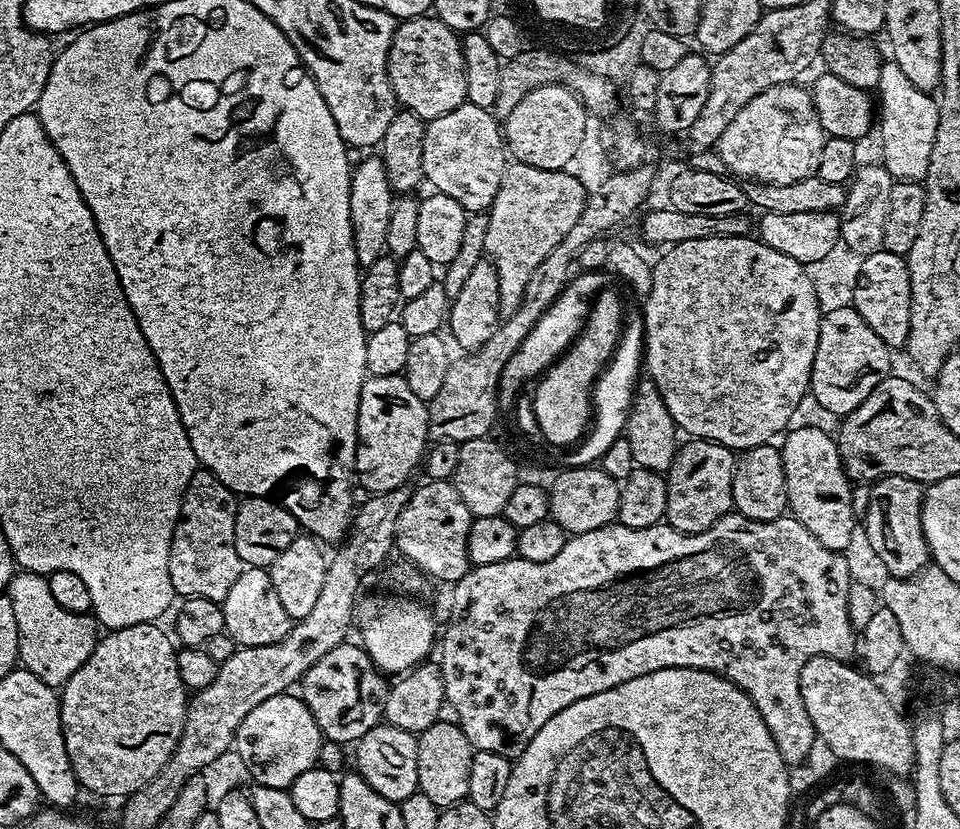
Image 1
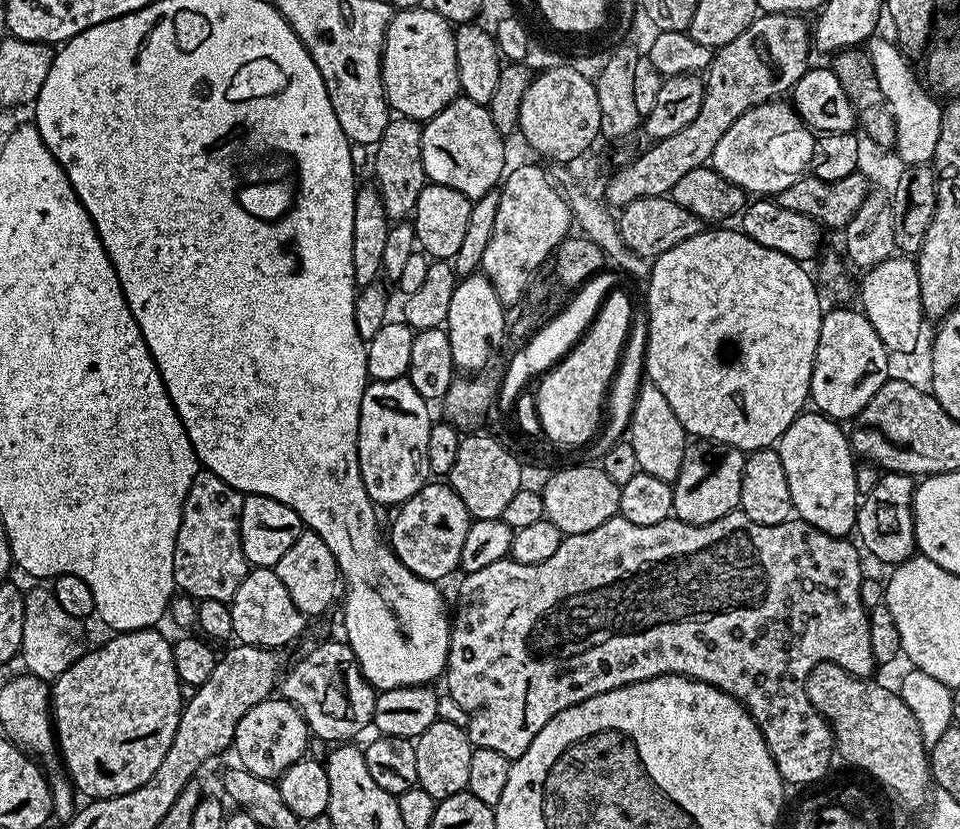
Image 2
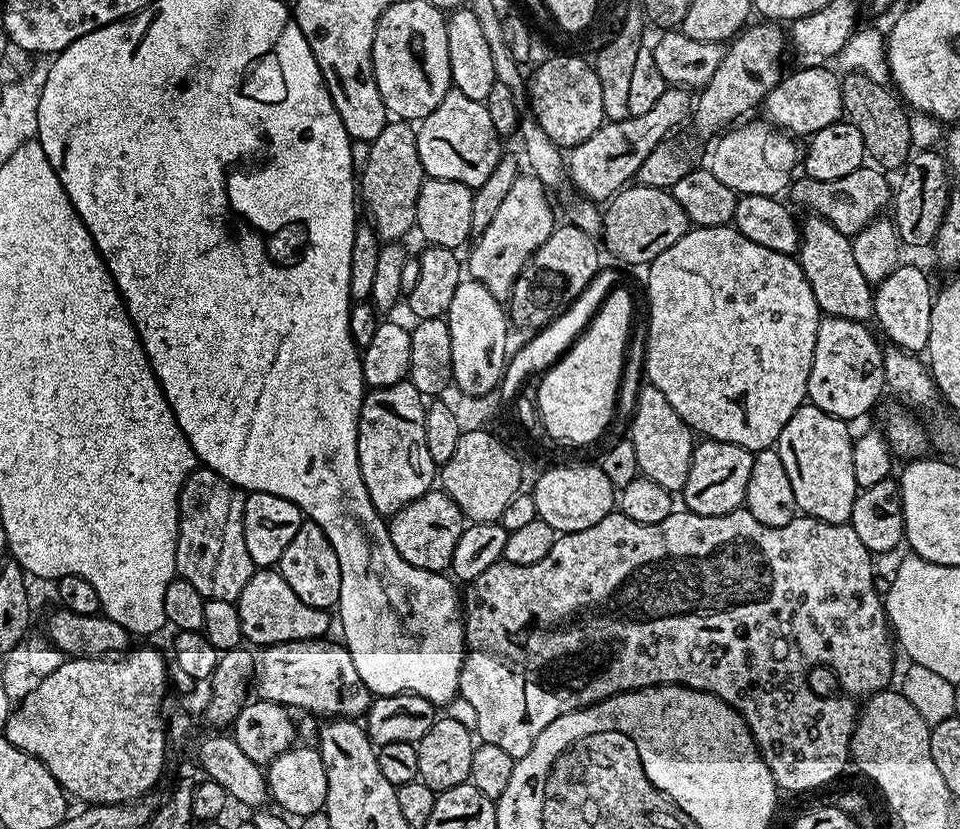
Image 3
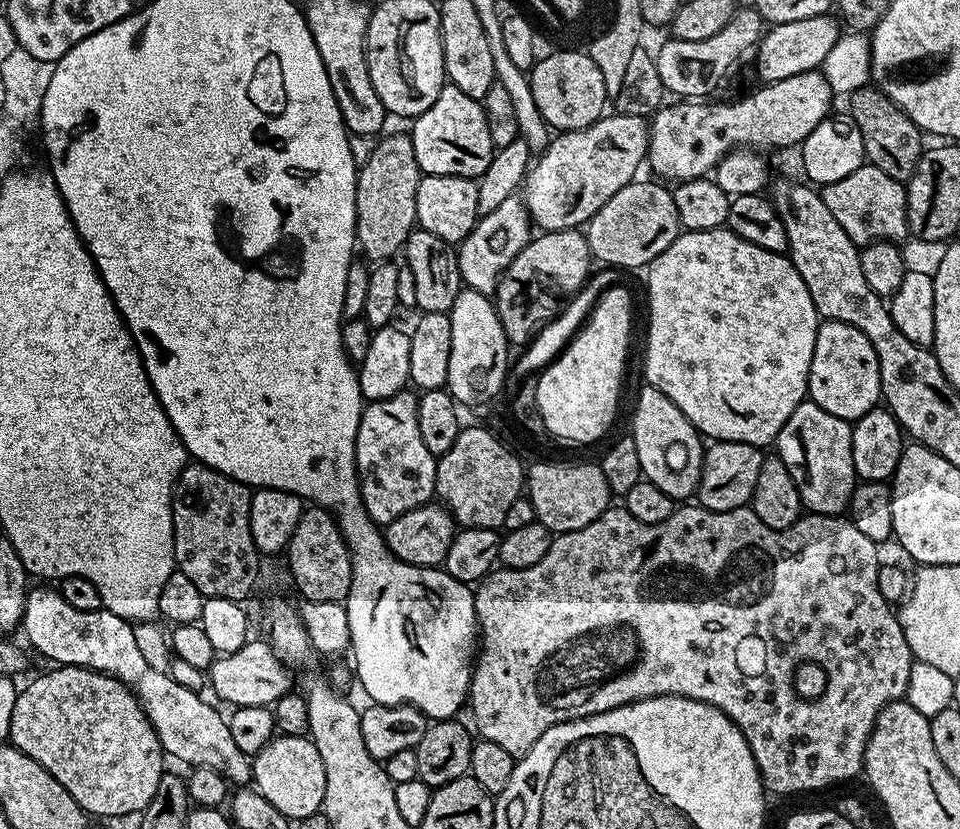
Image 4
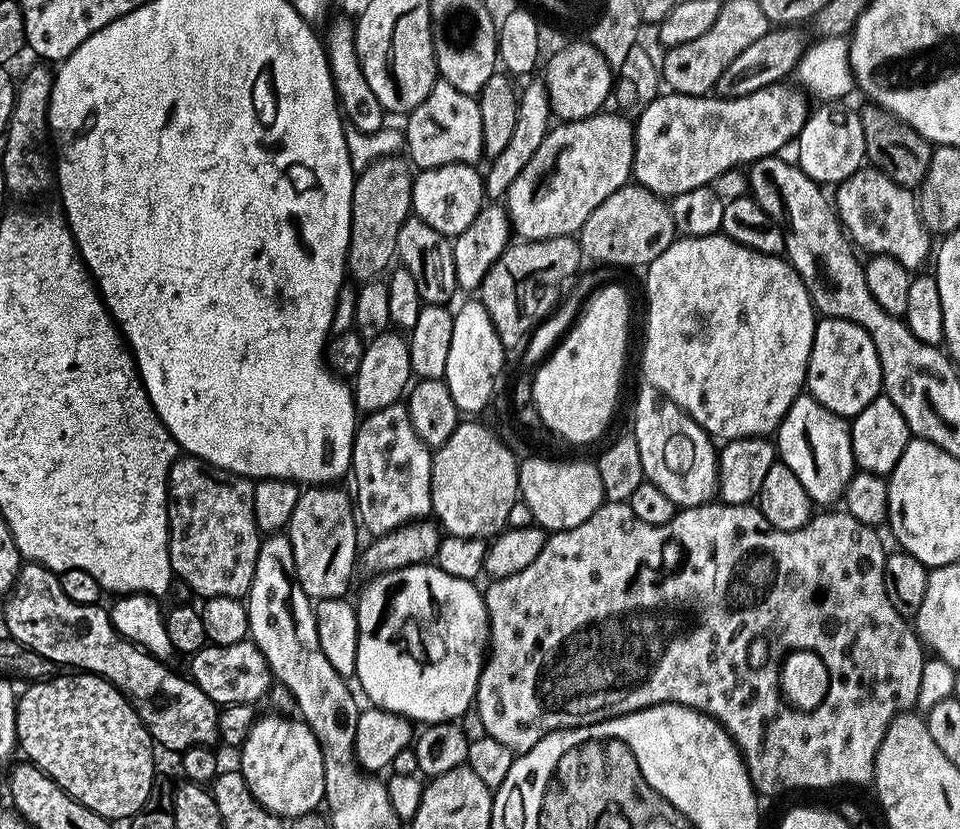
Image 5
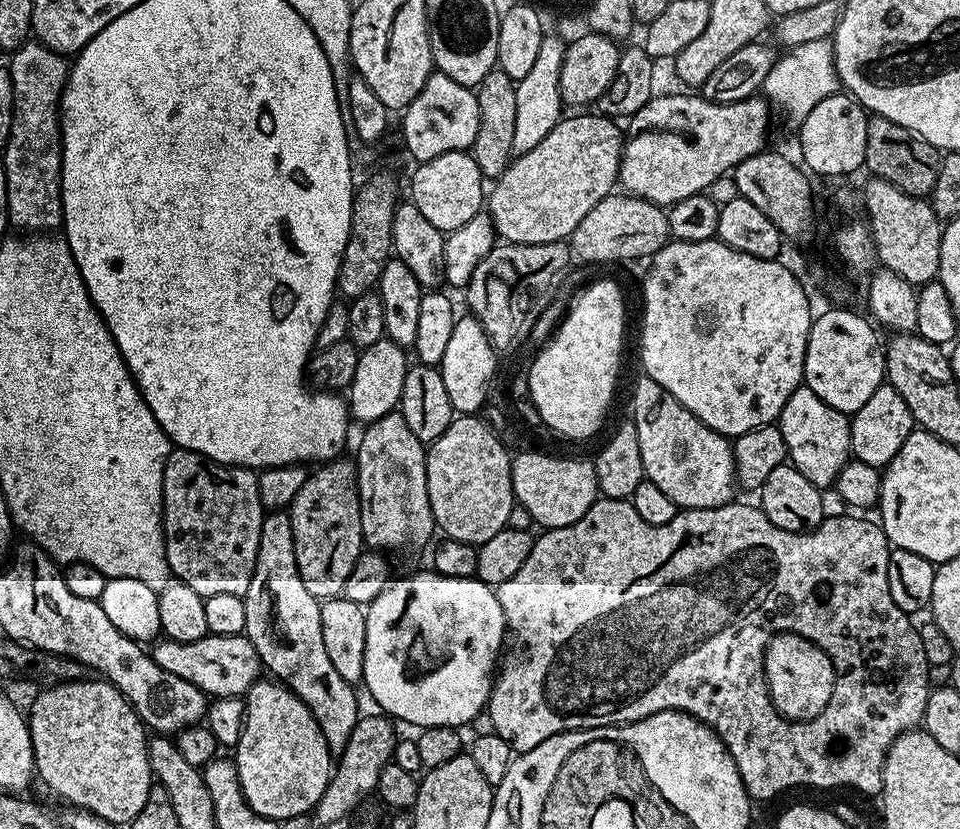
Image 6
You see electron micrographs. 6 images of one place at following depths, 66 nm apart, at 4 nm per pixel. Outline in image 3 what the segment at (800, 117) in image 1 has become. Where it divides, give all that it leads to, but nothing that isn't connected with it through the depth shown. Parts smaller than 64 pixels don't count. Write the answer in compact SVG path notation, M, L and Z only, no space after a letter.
M760 120L754 121L753 124L741 123L725 131L715 141L717 144L712 152L710 171L714 174L714 178L726 182L726 186L733 188L737 194L745 196L780 194L783 188L785 191L789 187L794 176L792 171L796 166L798 168L797 141L789 133L777 128L775 124Z

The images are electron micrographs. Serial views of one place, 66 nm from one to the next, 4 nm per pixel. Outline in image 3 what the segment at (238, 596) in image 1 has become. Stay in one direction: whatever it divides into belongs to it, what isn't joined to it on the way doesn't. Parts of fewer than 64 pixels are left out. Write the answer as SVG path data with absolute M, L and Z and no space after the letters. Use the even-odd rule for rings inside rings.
M276 570L253 571L250 582L234 601L238 618L242 620L244 640L252 646L265 644L288 644L291 640L318 640L329 635L329 613L323 608L306 606ZM250 643L252 644L250 644Z

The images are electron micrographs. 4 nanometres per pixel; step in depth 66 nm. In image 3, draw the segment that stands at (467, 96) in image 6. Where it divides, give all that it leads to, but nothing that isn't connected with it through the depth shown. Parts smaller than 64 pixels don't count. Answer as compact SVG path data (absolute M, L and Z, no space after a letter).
M449 90L435 110L419 121L416 137L418 158L422 158L422 166L429 177L462 182L473 190L490 178L494 166L502 159L502 137L494 130L494 122L490 122L487 103L466 98L466 94L455 90Z

